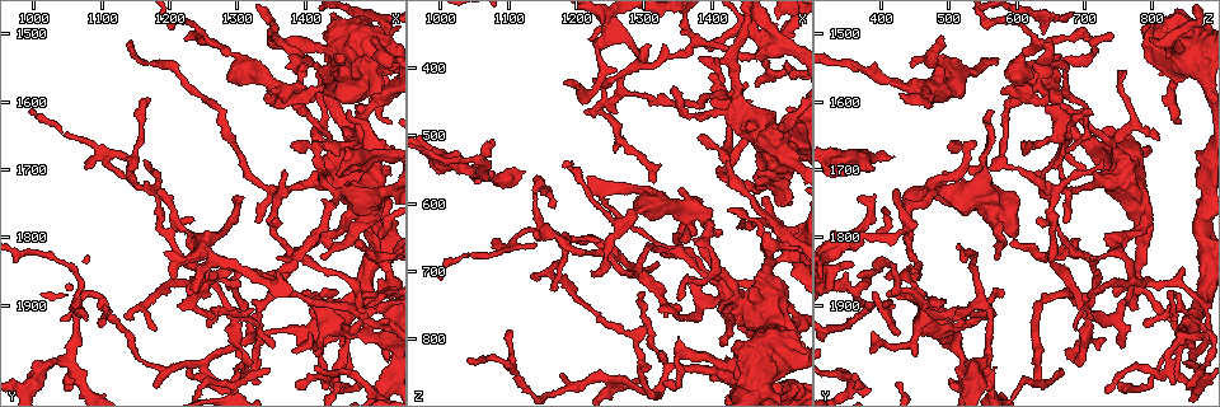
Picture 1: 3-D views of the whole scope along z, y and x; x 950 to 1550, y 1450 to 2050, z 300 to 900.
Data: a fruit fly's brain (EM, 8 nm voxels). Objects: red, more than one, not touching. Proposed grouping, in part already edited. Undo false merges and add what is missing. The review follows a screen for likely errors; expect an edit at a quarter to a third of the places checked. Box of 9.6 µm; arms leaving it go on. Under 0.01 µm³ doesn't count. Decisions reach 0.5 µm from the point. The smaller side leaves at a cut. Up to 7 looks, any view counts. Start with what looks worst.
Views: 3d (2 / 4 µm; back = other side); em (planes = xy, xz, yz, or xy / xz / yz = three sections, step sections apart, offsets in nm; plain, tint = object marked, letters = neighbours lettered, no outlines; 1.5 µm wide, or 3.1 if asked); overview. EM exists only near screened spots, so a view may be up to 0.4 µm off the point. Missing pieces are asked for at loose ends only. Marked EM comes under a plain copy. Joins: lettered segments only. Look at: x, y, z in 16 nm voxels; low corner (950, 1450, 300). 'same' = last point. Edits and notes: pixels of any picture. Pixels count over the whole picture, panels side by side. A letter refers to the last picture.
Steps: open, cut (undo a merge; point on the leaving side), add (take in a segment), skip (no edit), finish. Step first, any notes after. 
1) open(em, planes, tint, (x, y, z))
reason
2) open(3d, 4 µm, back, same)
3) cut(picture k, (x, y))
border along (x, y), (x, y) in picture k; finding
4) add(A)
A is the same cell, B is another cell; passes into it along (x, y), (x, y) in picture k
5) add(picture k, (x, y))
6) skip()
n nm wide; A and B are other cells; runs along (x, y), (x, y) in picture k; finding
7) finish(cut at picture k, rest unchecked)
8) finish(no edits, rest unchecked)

open(3d, 4 µm, (1335, 1950, 845))
branch point

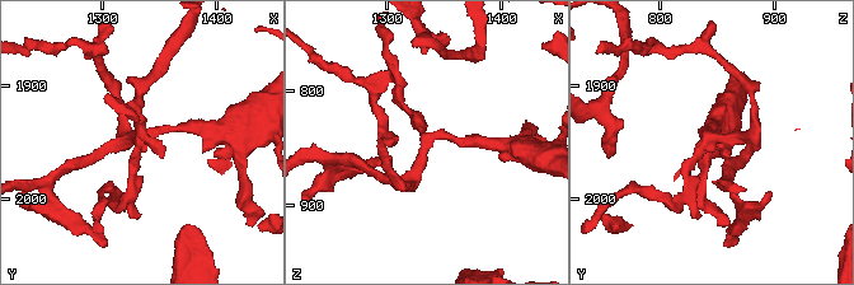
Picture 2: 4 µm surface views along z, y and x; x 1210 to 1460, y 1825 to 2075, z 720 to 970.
open(em, planes, letters, (1336, 1948, 842))
3 arms

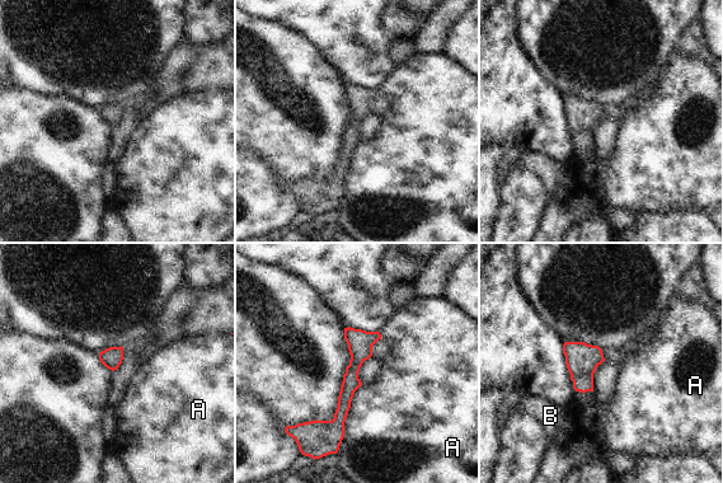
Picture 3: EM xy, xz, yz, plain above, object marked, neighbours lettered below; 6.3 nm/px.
skip()
A and B are other cells; border along (362, 385), (353, 394), (343, 428) in picture 3; all the same neuron

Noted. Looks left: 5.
open(3d, 4 µm, (1070, 1695, 660))
thin end

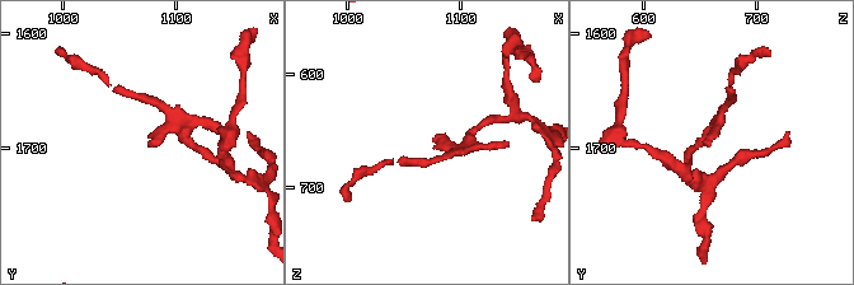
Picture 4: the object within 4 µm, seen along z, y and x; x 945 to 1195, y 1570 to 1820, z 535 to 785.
open(em, xz, step 8, letters, (1074, 1700, 656))

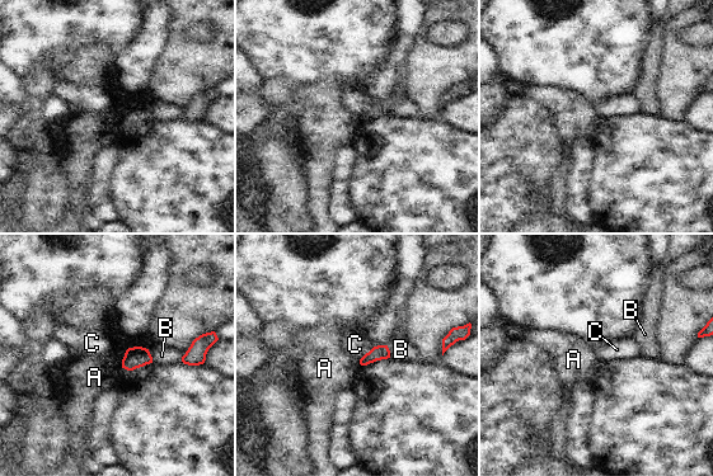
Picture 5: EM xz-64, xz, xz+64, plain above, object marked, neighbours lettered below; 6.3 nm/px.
open(em, planes, letters, same)
cut it another way

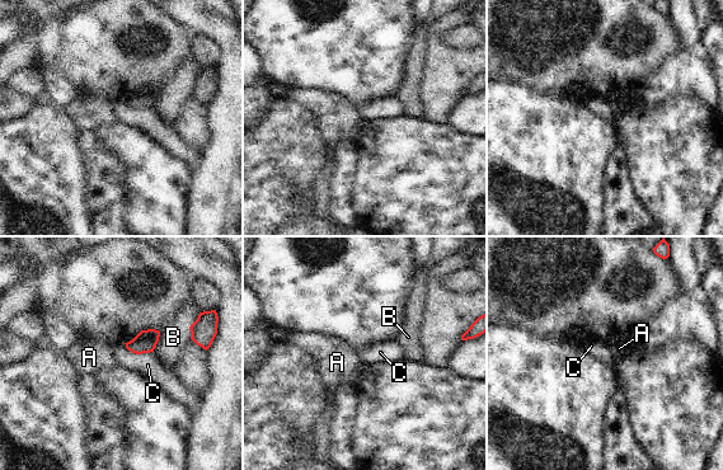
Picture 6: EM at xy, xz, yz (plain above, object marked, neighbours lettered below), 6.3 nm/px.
skip()
120 nm wide; A, B and C are other cells; border along (123, 343), (136, 353), (153, 352) in picture 6; none of them fits

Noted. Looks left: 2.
open(em, planes, letters, (1235, 1775, 655))
free end

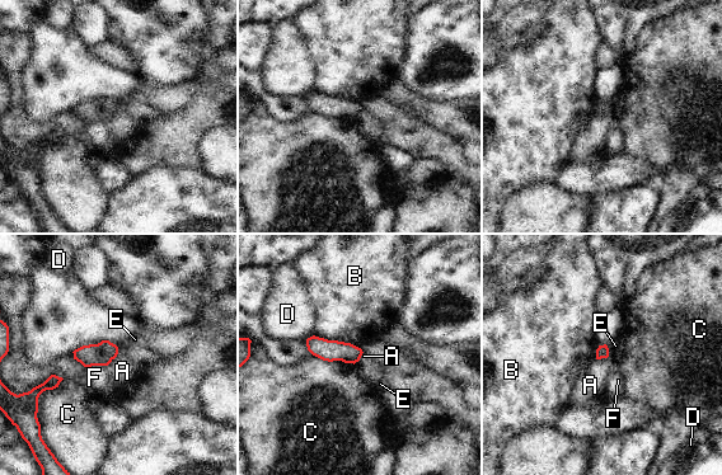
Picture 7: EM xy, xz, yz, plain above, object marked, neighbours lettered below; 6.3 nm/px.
skip()
A, B, C, D, E and F are other cells; none of them fits

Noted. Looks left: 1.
finish(no edits, rest unchecked)

